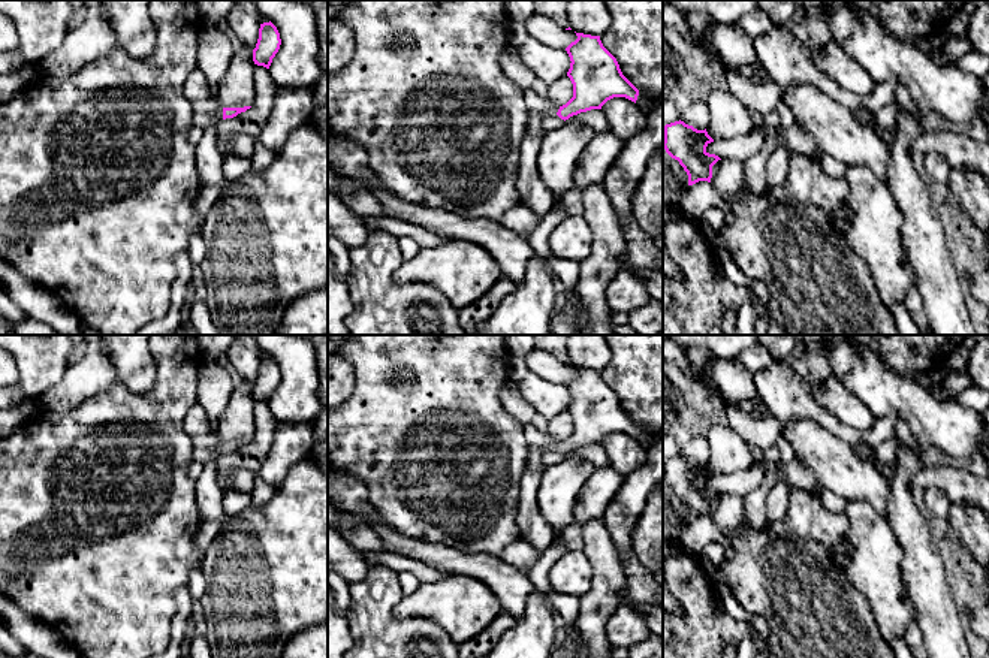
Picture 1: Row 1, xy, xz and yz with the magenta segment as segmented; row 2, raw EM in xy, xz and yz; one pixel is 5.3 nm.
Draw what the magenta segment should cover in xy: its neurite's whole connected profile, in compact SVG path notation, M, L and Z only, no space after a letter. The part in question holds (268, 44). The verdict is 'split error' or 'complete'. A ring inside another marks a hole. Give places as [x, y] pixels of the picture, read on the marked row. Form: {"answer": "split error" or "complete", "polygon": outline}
{"answer": "complete", "polygon": "M271 21L260 24L259 39L256 48L253 49L254 64L269 69L280 45L281 39L277 27Z"}

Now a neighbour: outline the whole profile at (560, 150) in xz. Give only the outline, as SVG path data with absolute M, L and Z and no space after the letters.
M572 118L563 126L542 133L537 169L552 194L564 194L575 185L573 172L578 160L595 132Z

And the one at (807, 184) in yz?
M789 157L784 190L789 205L815 206L827 215L836 232L847 227L838 211L844 203L850 203L850 187L845 179L826 175L815 160Z

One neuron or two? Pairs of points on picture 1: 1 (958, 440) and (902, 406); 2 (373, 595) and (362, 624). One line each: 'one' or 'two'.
1: one
2: one

